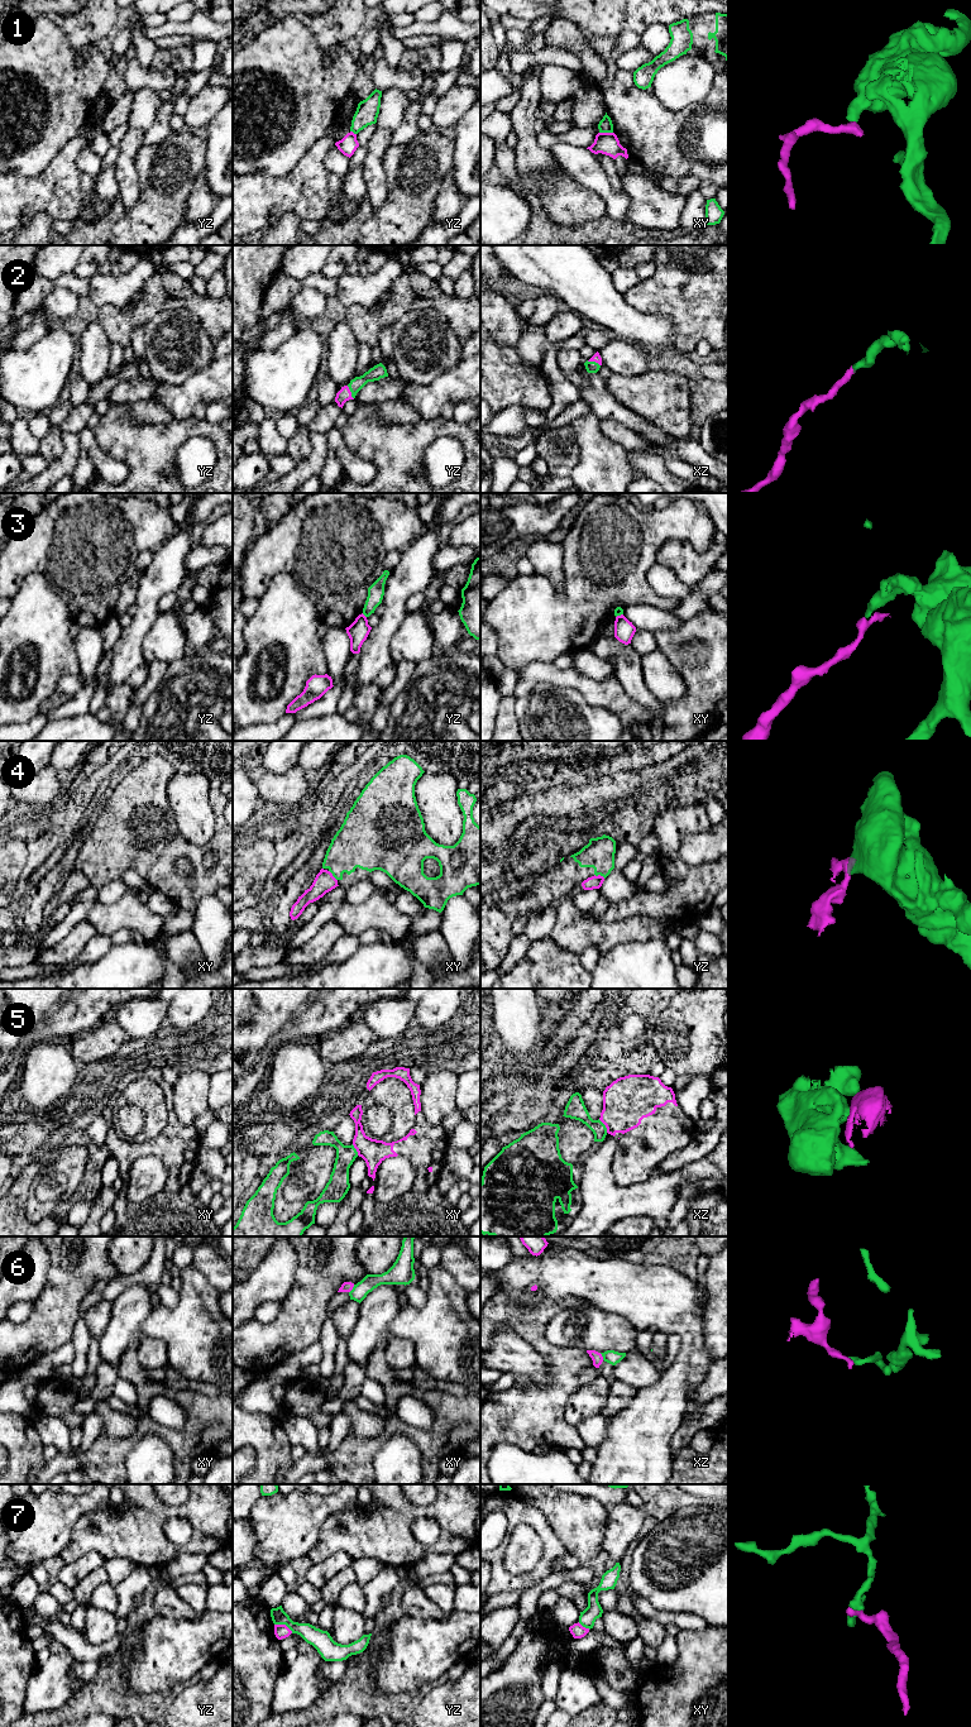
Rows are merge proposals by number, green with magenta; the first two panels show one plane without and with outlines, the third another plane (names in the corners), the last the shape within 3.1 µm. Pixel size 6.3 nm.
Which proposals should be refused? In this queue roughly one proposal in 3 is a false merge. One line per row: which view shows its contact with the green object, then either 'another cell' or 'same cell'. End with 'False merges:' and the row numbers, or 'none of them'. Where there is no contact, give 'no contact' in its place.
1: contact in xy; another cell
2: contact in yz; same cell
3: contact in yz; another cell
4: contact in yz; another cell
5: contact in xz; another cell
6: contact in xy; another cell
7: contact in yz; another cell
False merges: 1, 3, 4, 5, 6, 7

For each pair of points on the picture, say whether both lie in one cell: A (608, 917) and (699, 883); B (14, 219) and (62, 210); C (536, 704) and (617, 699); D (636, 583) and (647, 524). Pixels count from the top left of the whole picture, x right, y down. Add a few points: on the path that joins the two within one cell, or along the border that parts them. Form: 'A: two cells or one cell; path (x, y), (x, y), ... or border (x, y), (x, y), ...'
A: one cell; path (631, 907), (677, 904)
B: one cell; path (23, 206), (49, 206)
C: two cells; border (560, 687), (573, 687), (592, 704), (613, 713)
D: one cell; path (636, 568), (636, 539)

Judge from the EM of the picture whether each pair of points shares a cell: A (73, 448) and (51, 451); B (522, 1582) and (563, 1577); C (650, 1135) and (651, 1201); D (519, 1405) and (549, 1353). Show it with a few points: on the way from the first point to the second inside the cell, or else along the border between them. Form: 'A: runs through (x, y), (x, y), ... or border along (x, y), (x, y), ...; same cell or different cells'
A: border along (63, 433), (63, 451), (53, 460); different cells
B: border along (554, 1572), (522, 1592); different cells
C: border along (655, 1172), (642, 1182), (623, 1187); different cells
D: runs through (535, 1405), (555, 1385), (555, 1369); same cell

